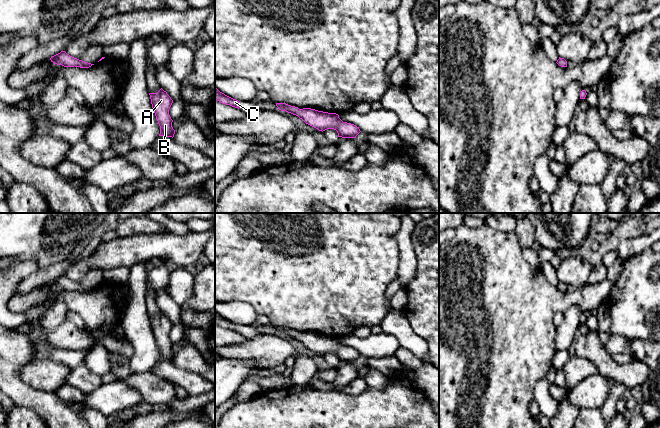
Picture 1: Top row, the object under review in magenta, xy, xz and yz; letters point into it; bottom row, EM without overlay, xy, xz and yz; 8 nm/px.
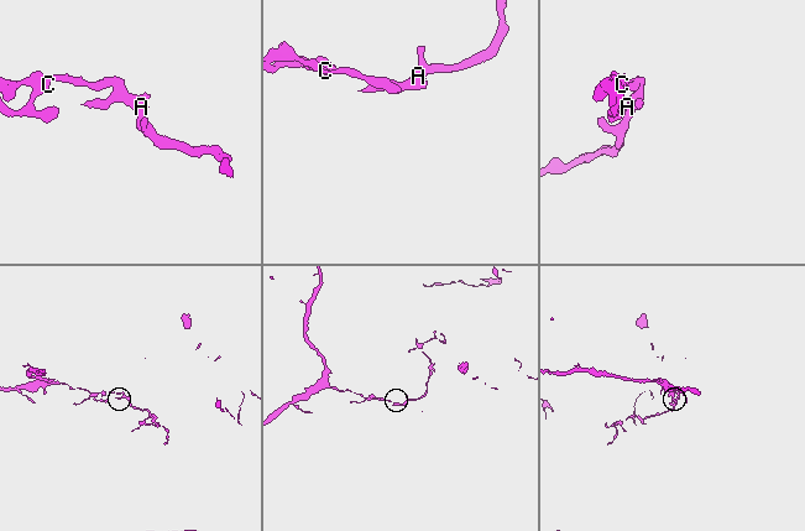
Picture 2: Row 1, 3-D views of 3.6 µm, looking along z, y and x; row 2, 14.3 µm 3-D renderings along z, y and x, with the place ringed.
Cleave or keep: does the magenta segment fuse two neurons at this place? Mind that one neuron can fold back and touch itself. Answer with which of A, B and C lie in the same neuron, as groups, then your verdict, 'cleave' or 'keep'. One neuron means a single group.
A B / C; cleave

